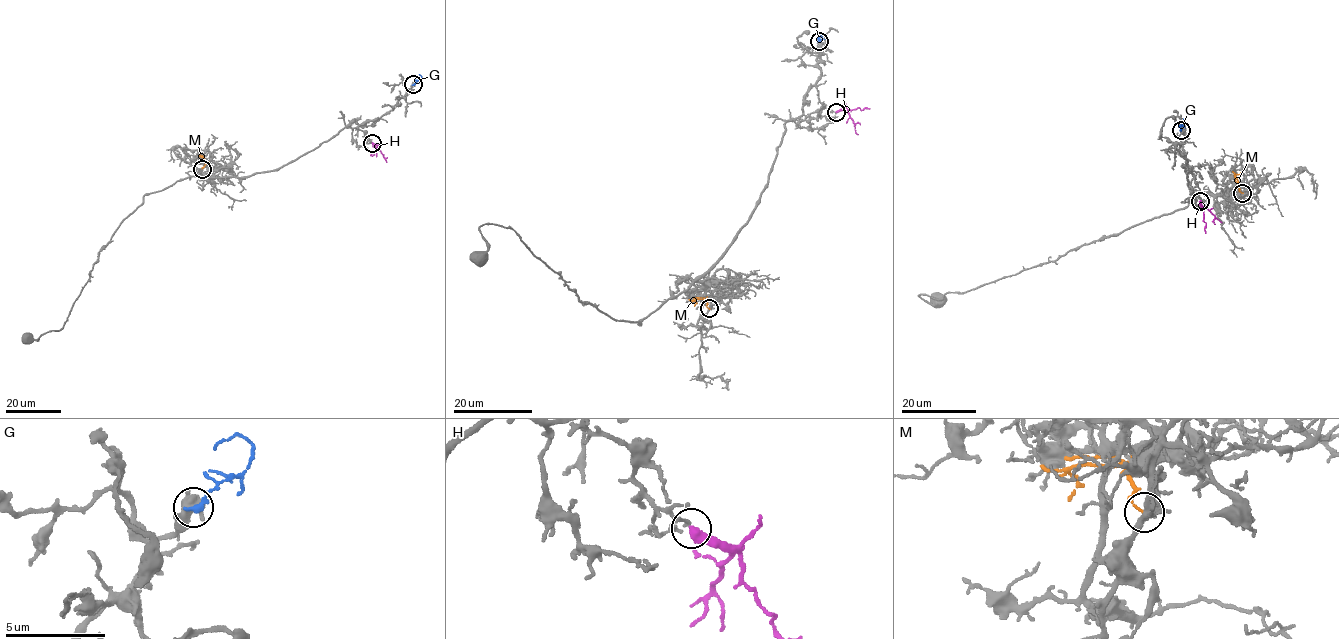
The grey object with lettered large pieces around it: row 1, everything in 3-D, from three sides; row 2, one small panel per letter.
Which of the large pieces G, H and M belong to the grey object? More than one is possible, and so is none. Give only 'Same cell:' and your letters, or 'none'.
Same cell: none

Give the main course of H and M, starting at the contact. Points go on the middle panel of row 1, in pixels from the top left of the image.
H: (836, 112), (847, 111), (858, 134)
M: (709, 308), (704, 300), (695, 299), (694, 306)

